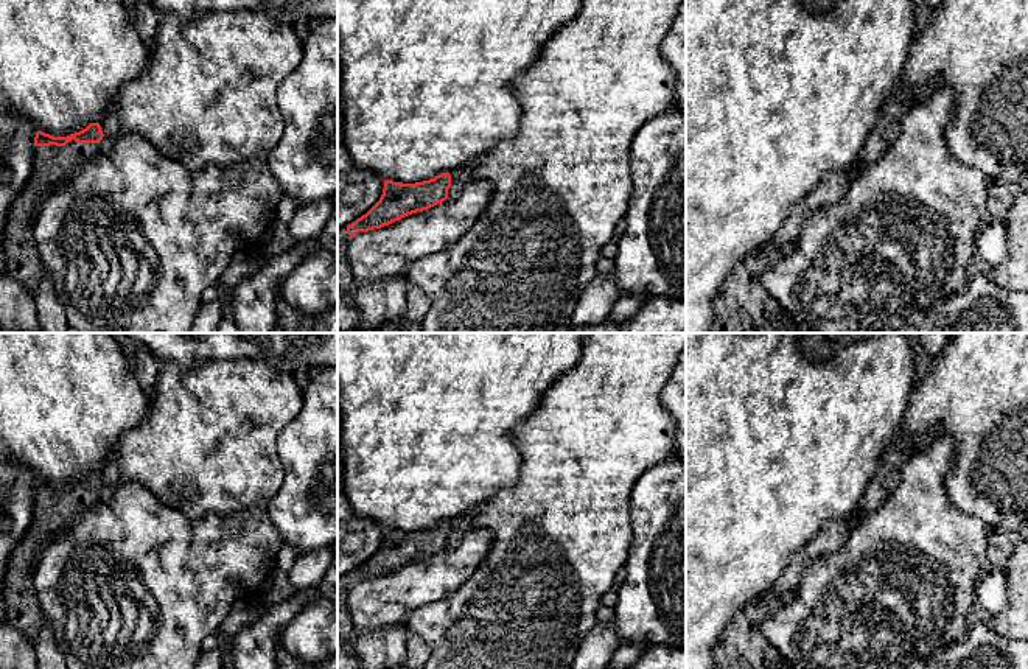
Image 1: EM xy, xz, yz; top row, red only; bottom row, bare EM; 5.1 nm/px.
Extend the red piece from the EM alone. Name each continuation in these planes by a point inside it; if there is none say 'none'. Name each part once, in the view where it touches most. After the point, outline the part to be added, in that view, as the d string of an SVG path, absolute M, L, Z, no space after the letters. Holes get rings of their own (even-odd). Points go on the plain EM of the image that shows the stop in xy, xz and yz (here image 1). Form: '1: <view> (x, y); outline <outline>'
1: xy (52, 514); outline M75 489L65 495L34 495L31 524L11 552L3 579L5 621L33 644L45 618L34 593L37 563L59 534L98 503L100 492Z

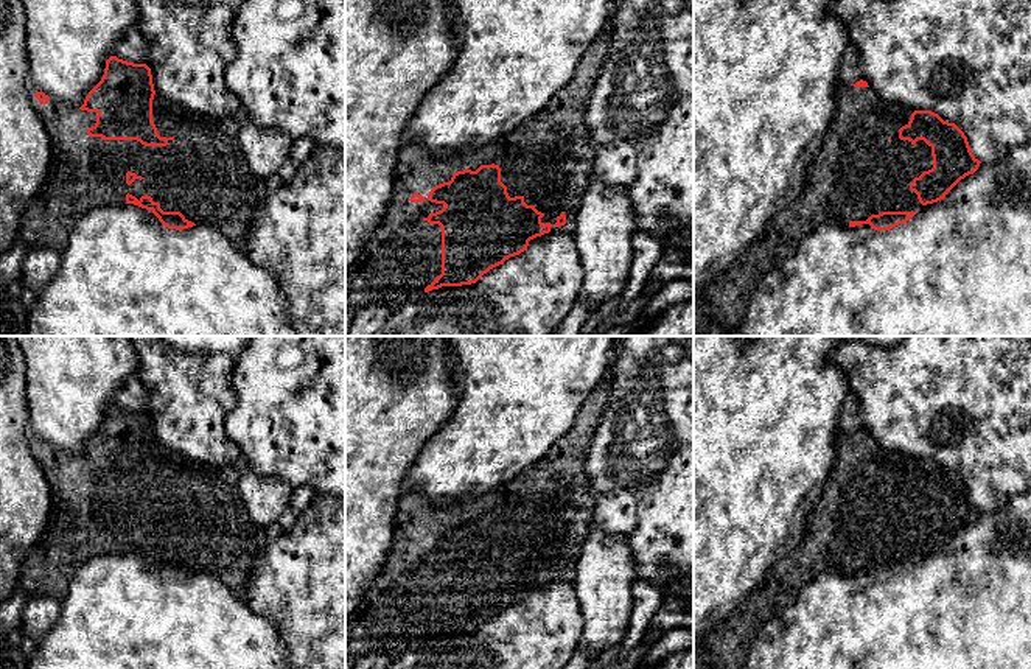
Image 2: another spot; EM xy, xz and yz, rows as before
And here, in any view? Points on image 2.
1: xz (548, 507); outline M611 372L582 405L571 431L561 436L536 464L504 485L470 499L440 506L418 489L401 495L393 521L392 549L345 624L345 658L355 661L362 655L378 653L393 661L407 650L425 646L425 636L442 622L442 576L429 573L426 566L445 555L431 551L428 543L435 534L449 531L457 520L498 513L501 531L510 546L522 545L527 554L541 560L543 574L552 573L550 580L574 582L577 560L592 526L594 496L585 462L610 391Z

